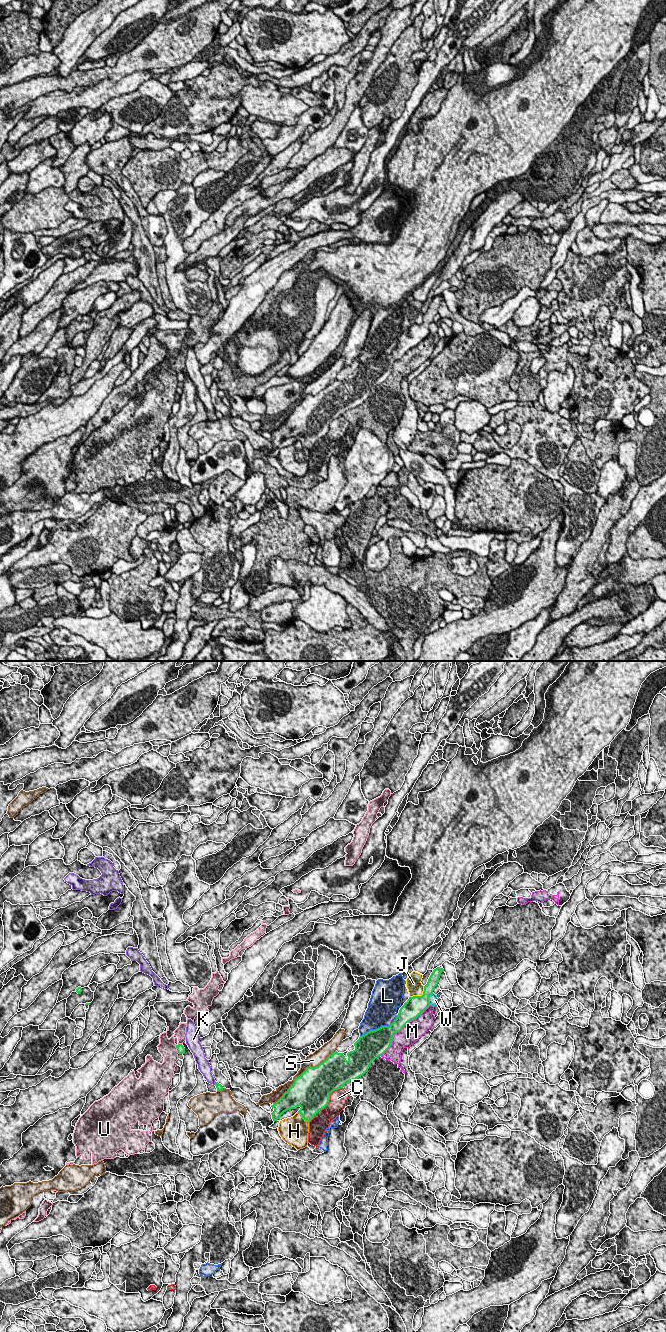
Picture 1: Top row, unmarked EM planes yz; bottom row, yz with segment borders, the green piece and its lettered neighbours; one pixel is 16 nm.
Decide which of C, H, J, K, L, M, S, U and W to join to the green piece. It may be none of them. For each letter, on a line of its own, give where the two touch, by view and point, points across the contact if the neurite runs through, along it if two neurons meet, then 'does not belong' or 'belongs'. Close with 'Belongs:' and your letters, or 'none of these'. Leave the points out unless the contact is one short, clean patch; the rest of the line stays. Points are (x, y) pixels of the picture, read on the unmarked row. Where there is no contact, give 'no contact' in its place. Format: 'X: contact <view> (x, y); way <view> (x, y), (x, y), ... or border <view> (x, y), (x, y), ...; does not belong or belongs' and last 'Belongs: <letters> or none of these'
C: contact yz (328, 430); does not belong
H: contact yz (302, 445); does not belong
J: contact yz (420, 324); does not belong
K: contact yz (215, 411); does not belong
L: contact yz (380, 355); does not belong
M: contact yz (401, 357); does not belong
S: contact yz (303, 400); does not belong
U: contact yz (177, 377); does not belong
W: contact yz (428, 327); does not belong
Belongs: none of these

